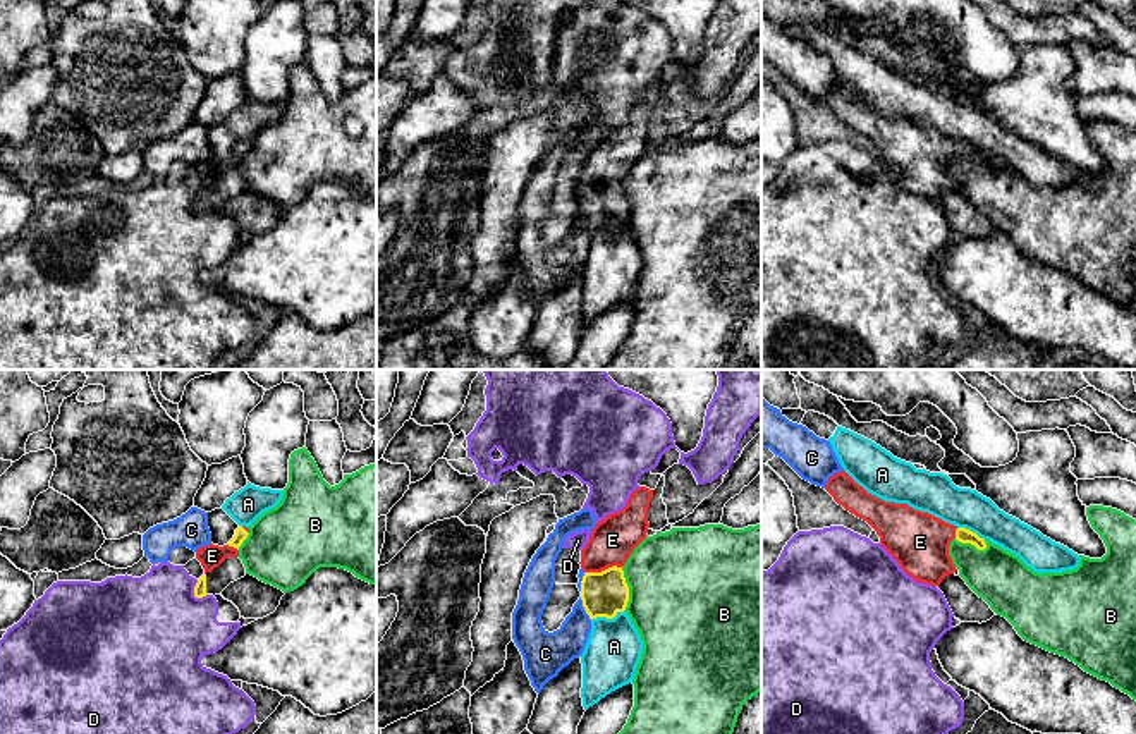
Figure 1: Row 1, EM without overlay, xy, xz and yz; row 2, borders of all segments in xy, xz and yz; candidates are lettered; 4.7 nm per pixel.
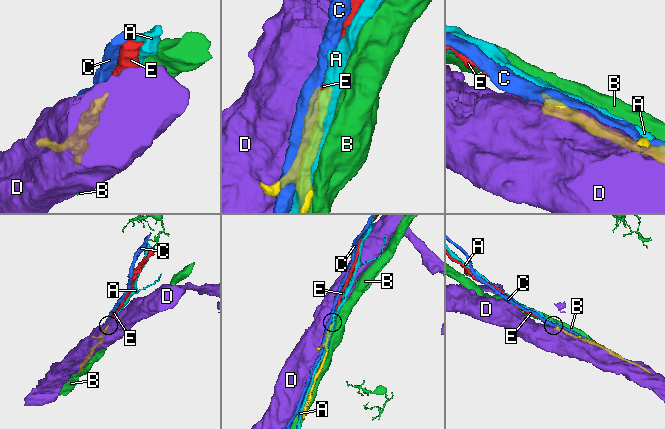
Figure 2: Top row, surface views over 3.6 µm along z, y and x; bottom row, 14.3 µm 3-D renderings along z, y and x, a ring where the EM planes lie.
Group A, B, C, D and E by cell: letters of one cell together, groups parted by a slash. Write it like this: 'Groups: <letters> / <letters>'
Groups: A / B / C / D / E

